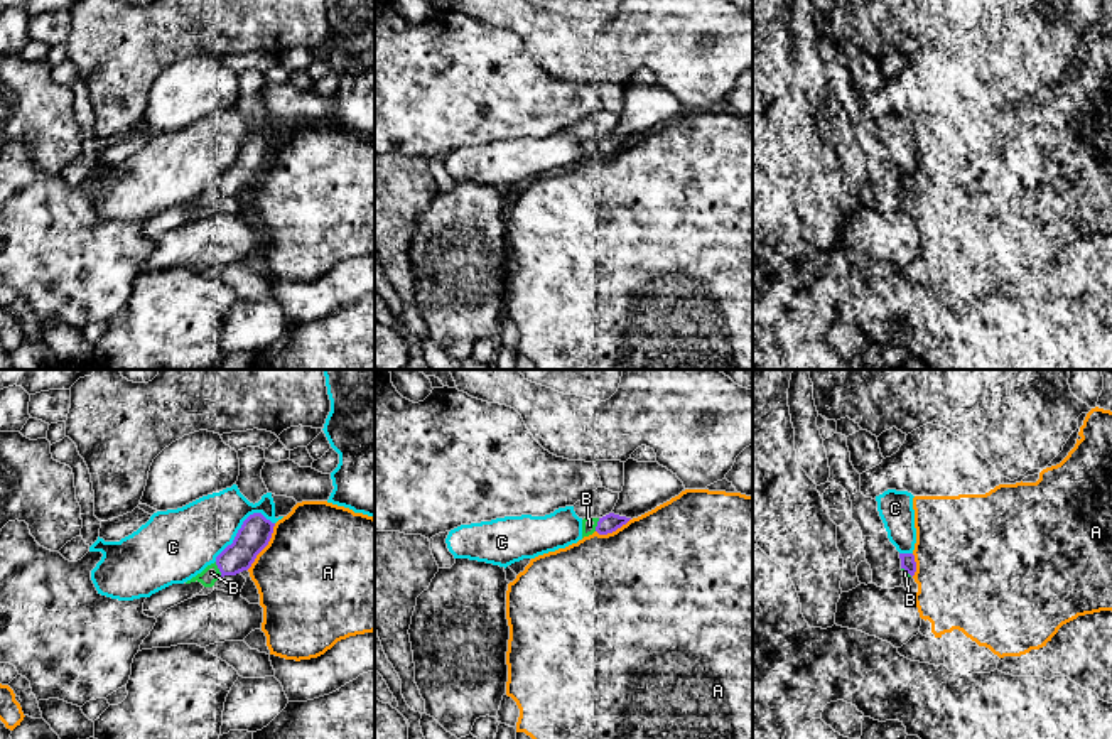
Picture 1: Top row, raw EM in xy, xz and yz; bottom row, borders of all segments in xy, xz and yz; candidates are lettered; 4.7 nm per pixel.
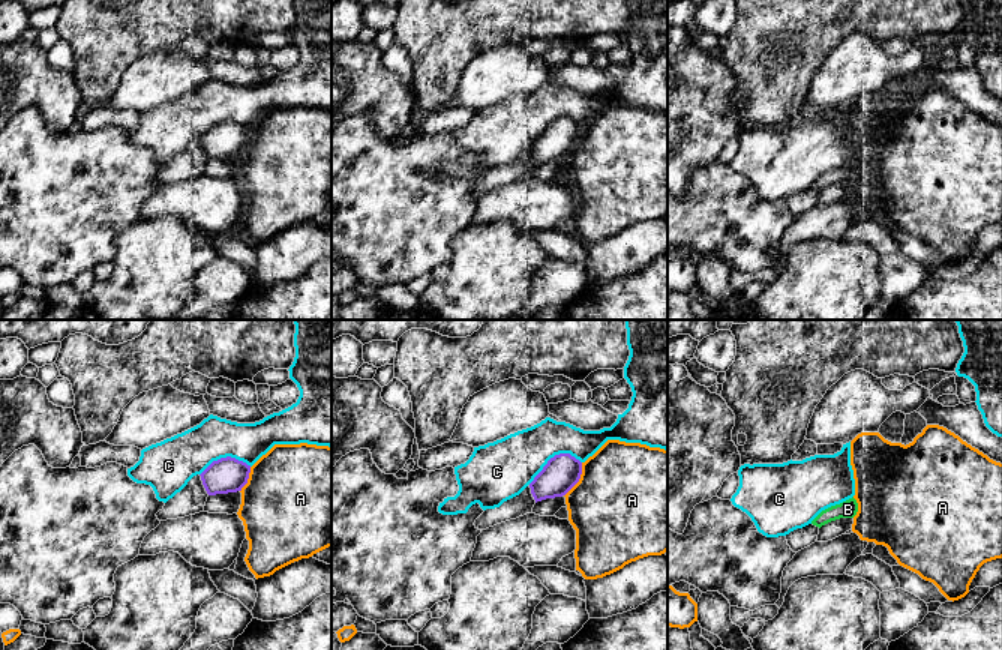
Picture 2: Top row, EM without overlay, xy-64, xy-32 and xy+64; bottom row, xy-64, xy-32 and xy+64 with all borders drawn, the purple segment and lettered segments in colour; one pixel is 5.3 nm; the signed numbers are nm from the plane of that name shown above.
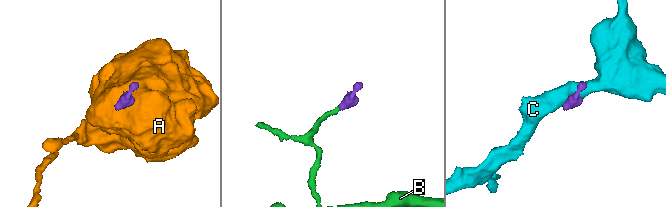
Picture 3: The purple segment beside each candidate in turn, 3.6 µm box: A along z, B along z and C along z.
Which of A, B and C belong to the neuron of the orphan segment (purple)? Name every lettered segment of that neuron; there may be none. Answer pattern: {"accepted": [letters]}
{"accepted": ["B"]}

